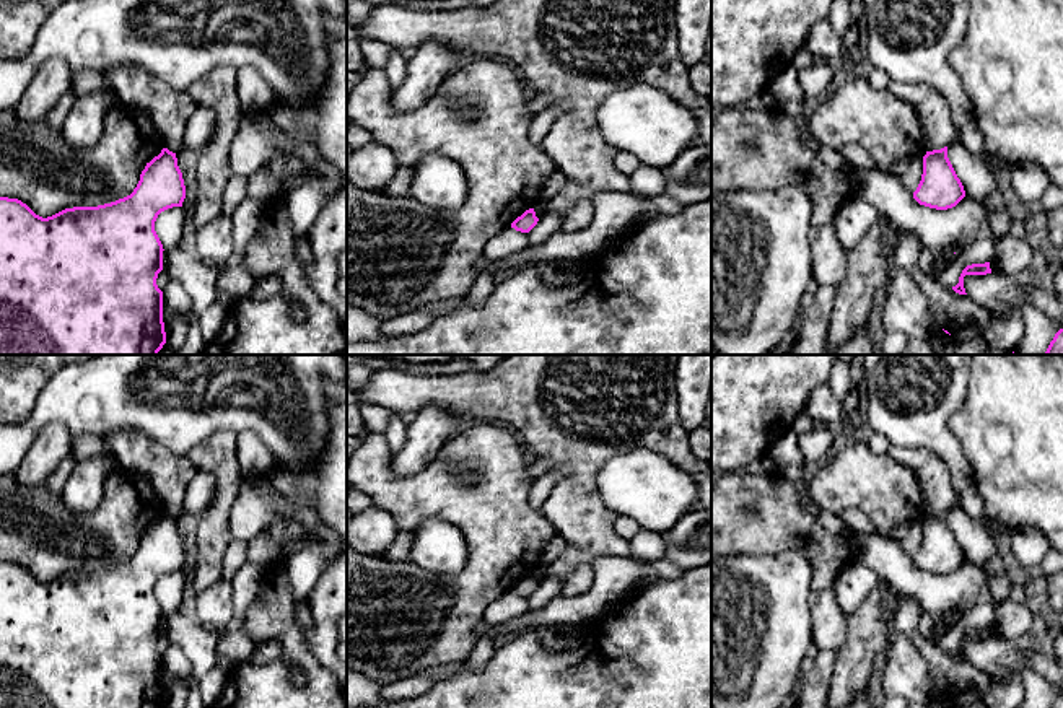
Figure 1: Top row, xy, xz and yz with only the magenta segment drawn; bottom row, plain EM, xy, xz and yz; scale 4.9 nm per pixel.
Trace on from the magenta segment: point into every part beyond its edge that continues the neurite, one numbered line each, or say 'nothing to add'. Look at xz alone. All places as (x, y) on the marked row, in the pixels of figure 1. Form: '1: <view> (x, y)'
nothing to add

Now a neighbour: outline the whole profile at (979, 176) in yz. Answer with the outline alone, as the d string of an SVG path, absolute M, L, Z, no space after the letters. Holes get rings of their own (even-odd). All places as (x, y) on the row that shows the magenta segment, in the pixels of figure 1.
M954 140L947 146L947 158L964 186L965 197L985 205L998 199L998 173L985 155L972 155Z

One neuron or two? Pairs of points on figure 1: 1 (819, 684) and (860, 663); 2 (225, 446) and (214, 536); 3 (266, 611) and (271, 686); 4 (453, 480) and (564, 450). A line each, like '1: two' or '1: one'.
1: two
2: one
3: one
4: two

